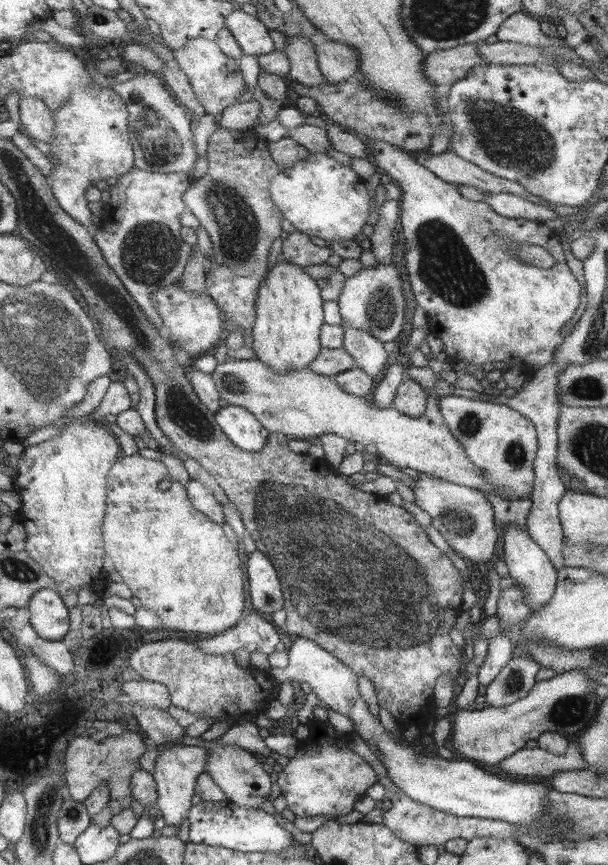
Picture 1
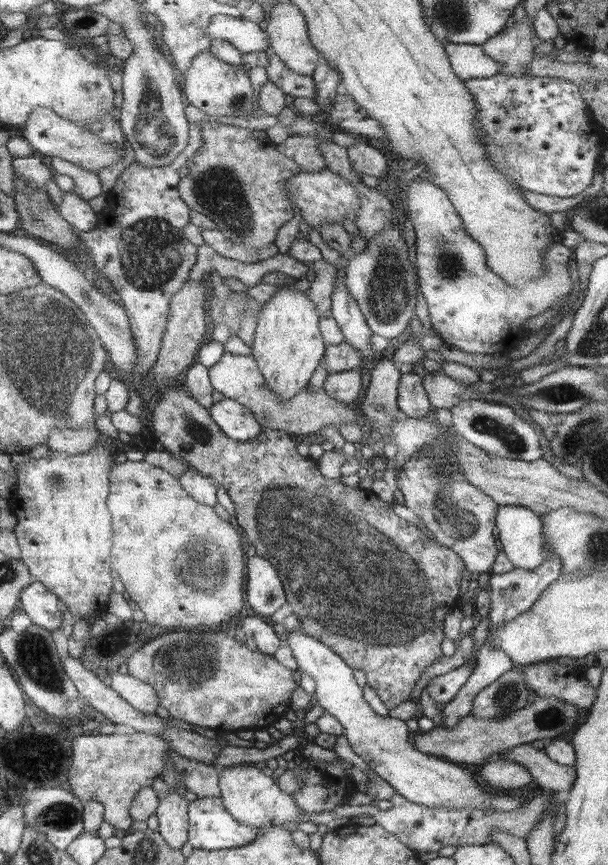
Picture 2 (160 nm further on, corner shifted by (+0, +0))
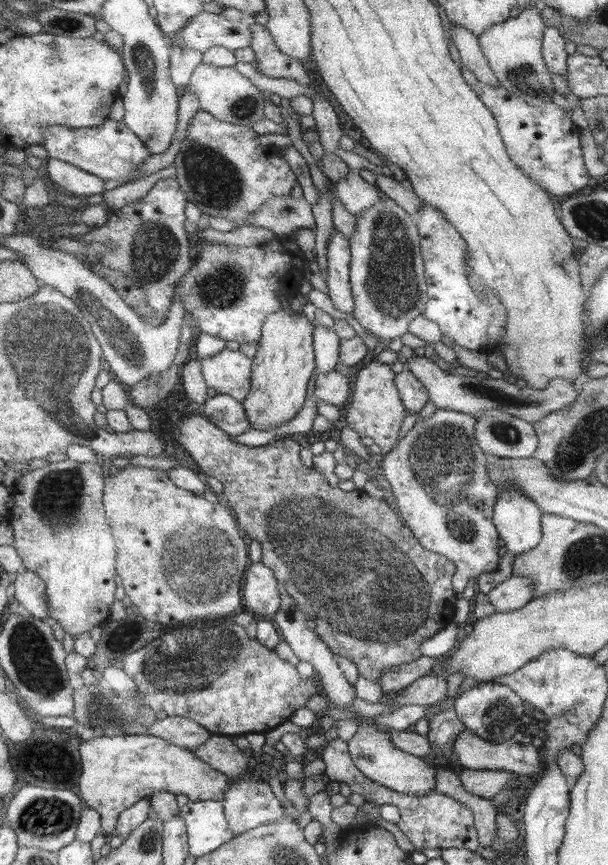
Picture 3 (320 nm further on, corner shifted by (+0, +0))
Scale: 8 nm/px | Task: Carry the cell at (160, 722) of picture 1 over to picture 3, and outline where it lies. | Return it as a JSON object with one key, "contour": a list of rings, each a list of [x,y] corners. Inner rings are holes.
{"contour":[[[213,734],[205,745],[194,749],[193,752],[231,780],[244,778],[249,772],[249,752],[239,750],[232,737]]]}

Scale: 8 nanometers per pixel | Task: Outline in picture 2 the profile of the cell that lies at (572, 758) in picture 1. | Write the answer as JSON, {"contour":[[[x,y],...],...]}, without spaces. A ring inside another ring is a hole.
{"contour":[[[487,760],[480,770],[483,784],[495,790],[509,791],[513,788],[521,788],[532,781],[531,775],[518,764],[510,760]]]}

